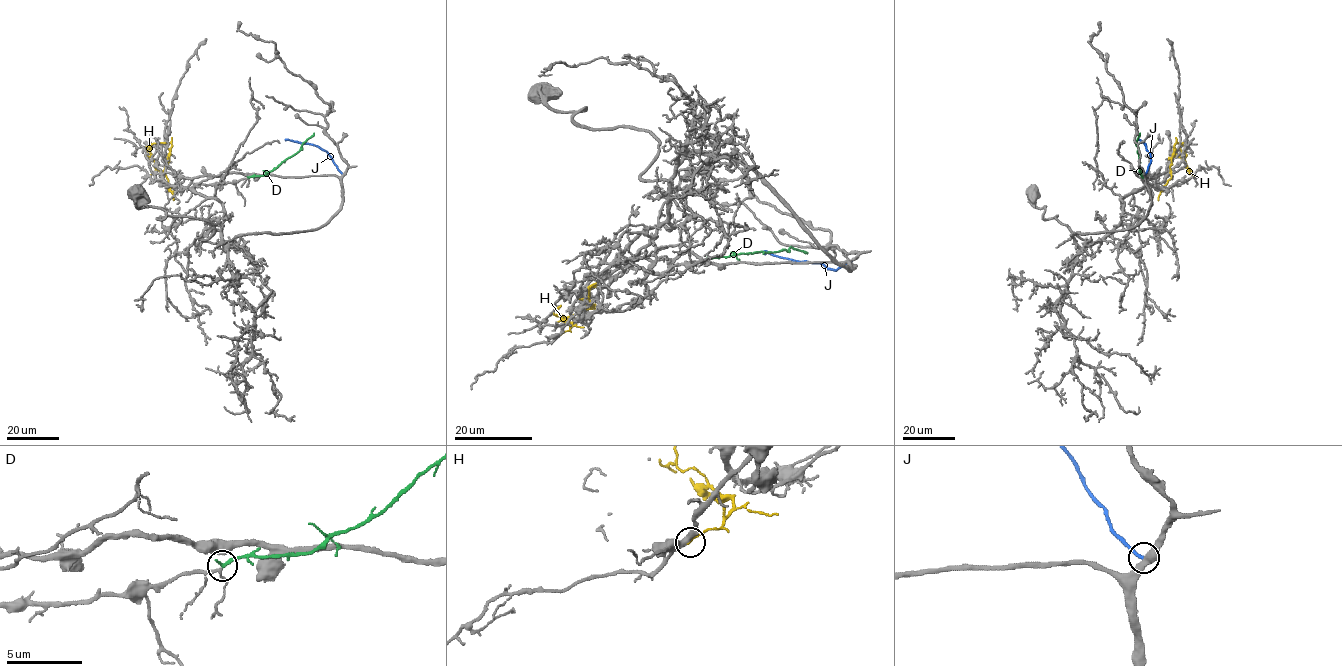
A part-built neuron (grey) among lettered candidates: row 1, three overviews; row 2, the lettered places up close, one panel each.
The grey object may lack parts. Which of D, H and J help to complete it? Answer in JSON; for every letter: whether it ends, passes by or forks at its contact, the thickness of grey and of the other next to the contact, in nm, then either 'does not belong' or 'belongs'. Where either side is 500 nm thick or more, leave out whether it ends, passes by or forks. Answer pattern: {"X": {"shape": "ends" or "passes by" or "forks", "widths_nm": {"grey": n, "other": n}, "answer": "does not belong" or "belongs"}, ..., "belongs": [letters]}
{"D": {"shape": "ends", "widths_nm": {"grey": 120, "other": 280}, "answer": "belongs"}, "H": {"shape": "ends", "widths_nm": {"grey": 360, "other": 120}, "answer": "does not belong"}, "J": {"shape": "ends", "widths_nm": {"grey": 400, "other": 220}, "answer": "does not belong"}, "belongs": ["D"]}

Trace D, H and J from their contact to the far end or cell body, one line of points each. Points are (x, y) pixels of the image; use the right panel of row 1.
D: (1143, 178), (1135, 144), (1139, 133)
H: (1194, 175), (1187, 167), (1184, 146), (1176, 143), (1170, 167), (1171, 177), (1158, 200)
J: (1144, 174), (1150, 162), (1150, 152), (1138, 139)

